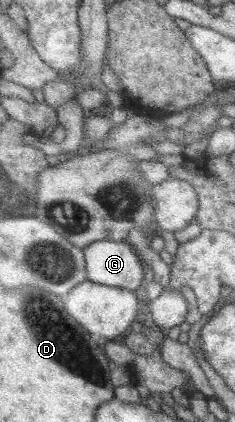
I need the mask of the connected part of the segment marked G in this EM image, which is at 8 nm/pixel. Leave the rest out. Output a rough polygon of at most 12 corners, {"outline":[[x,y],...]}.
{"outline":[[91,241],[88,281],[132,291],[141,260],[125,241]]}

